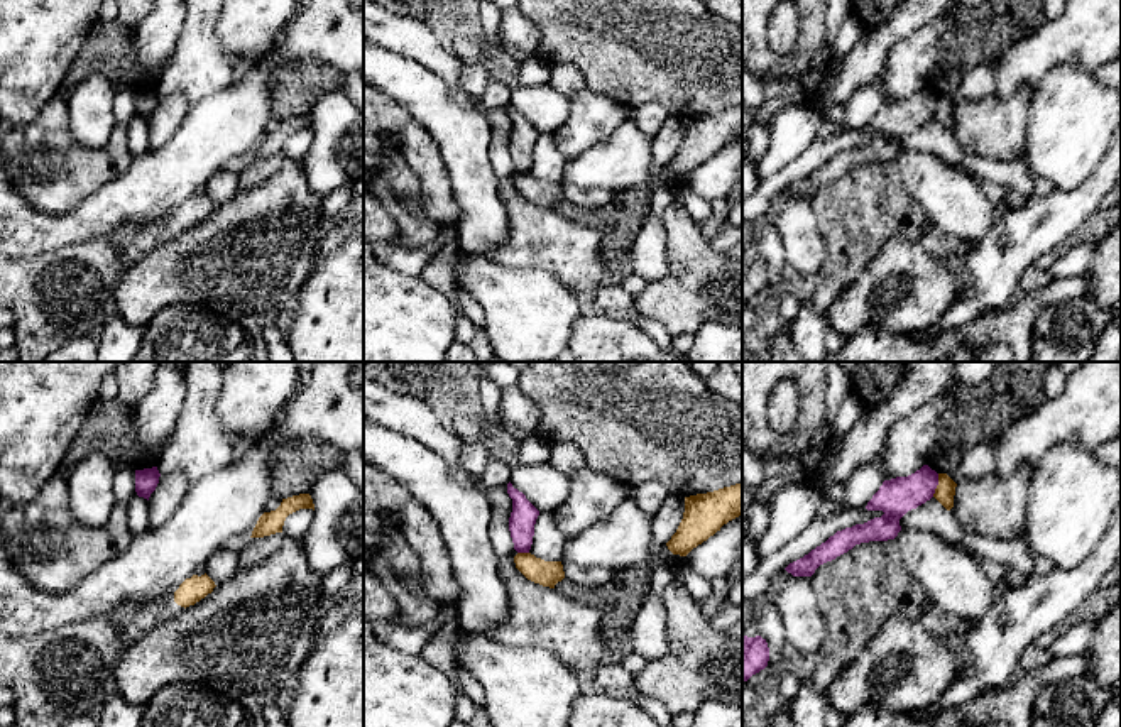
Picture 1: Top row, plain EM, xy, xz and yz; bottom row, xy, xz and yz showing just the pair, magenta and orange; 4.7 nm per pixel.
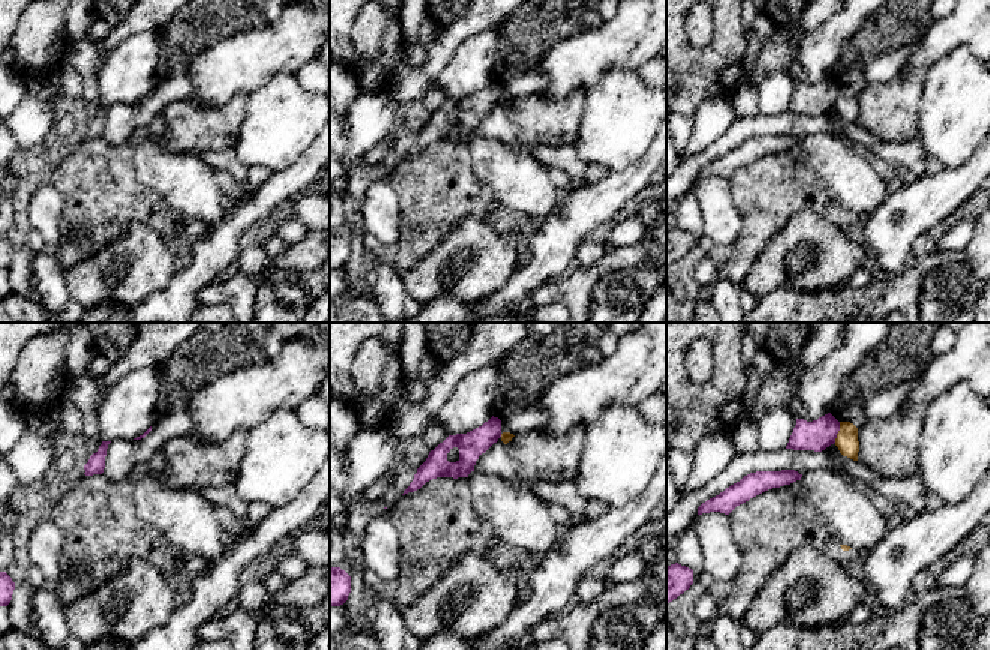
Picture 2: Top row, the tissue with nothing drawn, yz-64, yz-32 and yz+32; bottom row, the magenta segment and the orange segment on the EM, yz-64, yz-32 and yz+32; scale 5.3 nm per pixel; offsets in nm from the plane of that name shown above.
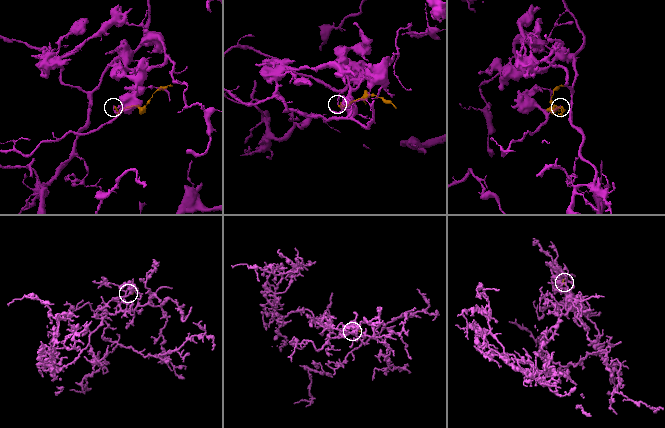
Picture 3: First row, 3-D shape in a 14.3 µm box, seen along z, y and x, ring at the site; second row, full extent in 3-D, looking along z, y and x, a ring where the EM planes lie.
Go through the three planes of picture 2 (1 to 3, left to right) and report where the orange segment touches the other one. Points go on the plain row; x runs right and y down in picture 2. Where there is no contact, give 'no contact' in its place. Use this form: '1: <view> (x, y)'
1: no contact
2: no contact
3: yz+32 (837, 96)

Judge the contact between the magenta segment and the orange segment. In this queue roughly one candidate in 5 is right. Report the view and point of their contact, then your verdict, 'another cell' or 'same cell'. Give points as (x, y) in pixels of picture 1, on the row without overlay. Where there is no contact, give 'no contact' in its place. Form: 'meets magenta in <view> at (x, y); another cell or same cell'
meets magenta in yz at (937, 105); another cell

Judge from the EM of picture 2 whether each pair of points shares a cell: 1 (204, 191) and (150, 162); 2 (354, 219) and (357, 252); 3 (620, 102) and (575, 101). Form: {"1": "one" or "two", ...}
{"1": "one", "2": "one", "3": "two"}

